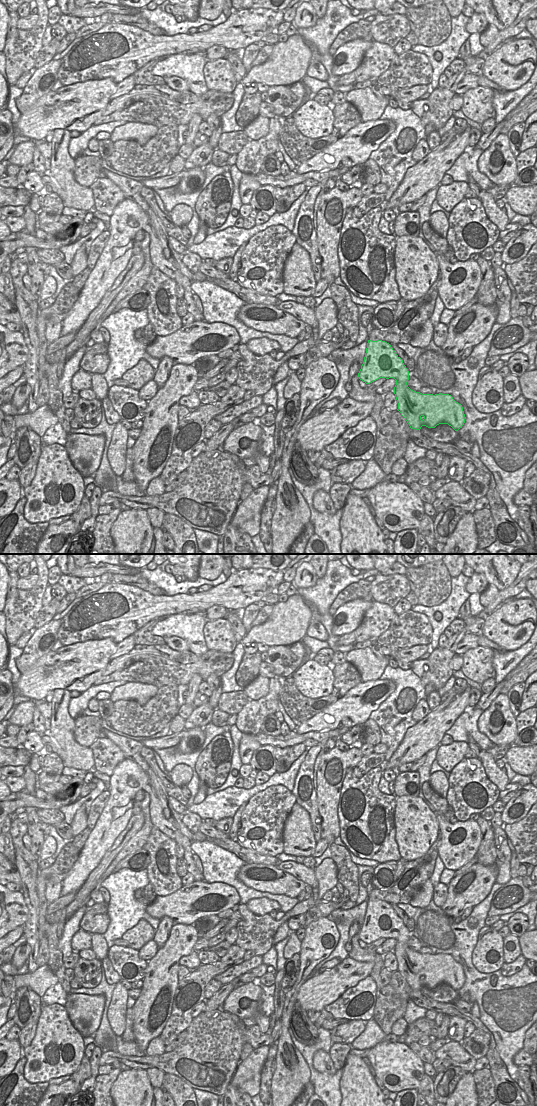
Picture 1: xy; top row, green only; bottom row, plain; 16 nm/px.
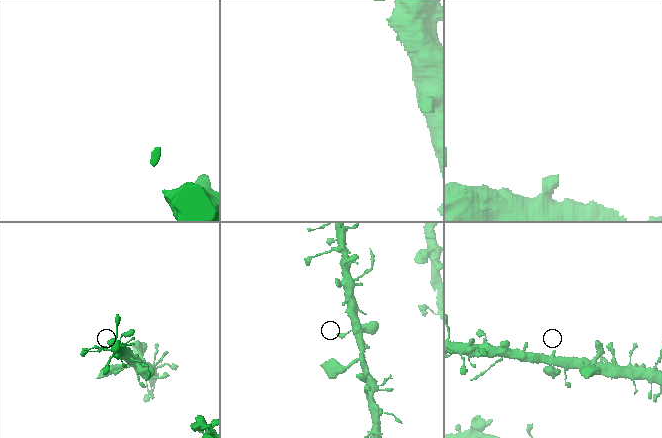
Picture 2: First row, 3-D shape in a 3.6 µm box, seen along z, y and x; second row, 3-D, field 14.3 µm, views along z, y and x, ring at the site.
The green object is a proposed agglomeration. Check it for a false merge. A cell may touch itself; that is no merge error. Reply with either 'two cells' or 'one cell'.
one cell

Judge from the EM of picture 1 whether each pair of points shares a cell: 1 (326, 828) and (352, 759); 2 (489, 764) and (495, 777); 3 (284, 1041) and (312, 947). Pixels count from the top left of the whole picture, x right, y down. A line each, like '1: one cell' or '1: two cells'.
1: one cell
2: one cell
3: one cell

